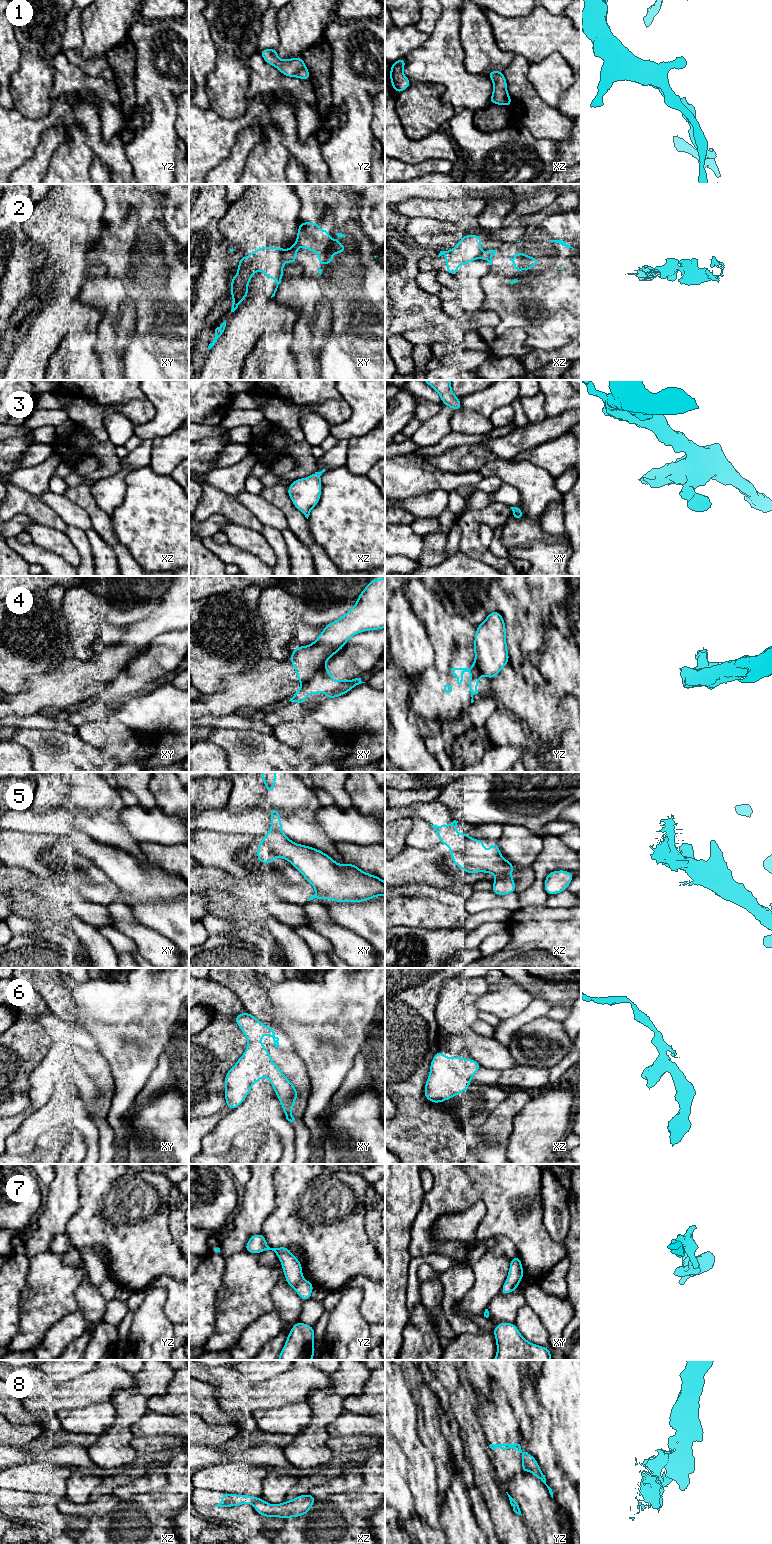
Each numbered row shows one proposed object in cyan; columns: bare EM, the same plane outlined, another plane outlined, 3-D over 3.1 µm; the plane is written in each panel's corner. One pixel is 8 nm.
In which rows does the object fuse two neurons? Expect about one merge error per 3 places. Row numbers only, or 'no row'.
2, 4, 7, 8

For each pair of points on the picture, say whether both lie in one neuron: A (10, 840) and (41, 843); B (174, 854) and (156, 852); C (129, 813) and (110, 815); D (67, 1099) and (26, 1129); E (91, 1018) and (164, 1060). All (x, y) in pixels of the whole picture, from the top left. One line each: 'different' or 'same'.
A: same
B: same
C: different
D: same
E: different

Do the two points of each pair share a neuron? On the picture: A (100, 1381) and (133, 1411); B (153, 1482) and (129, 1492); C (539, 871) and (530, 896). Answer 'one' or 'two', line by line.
A: two
B: one
C: one

